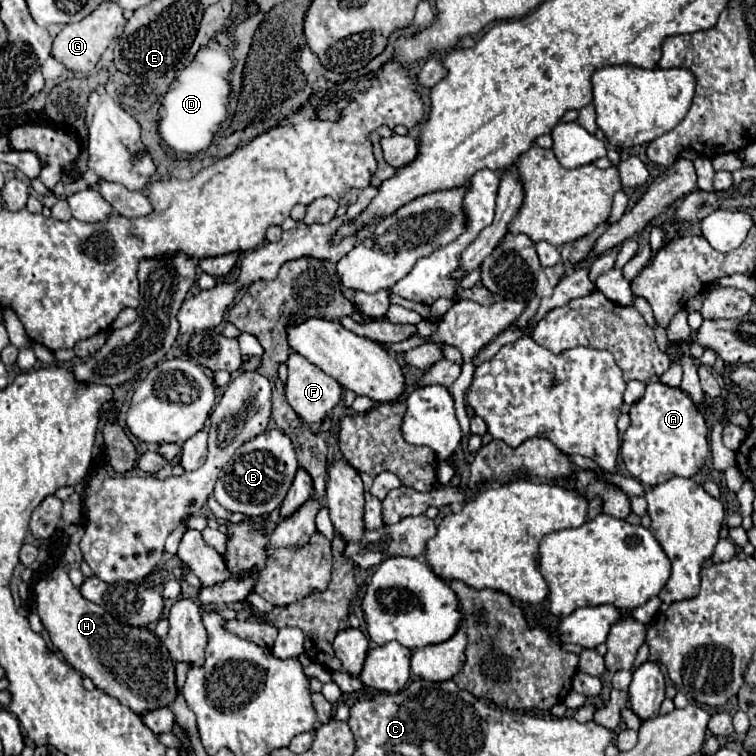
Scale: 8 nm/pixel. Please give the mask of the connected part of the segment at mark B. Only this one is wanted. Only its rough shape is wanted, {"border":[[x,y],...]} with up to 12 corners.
{"border":[[288,436],[248,440],[220,470],[214,498],[270,514],[298,470]]}

